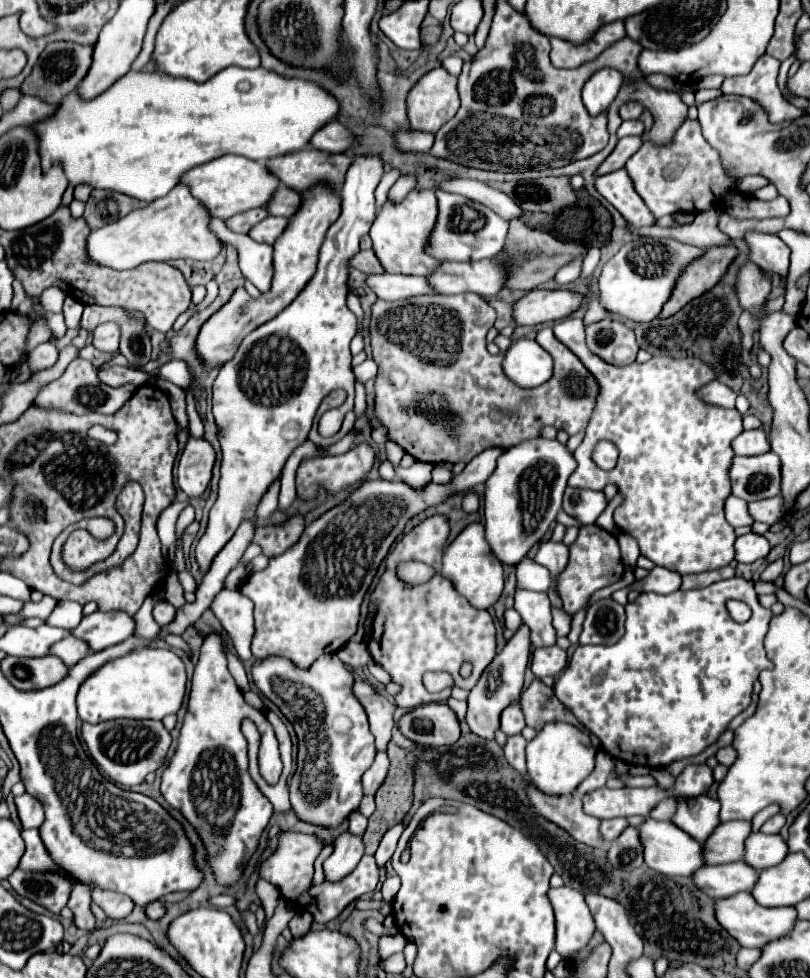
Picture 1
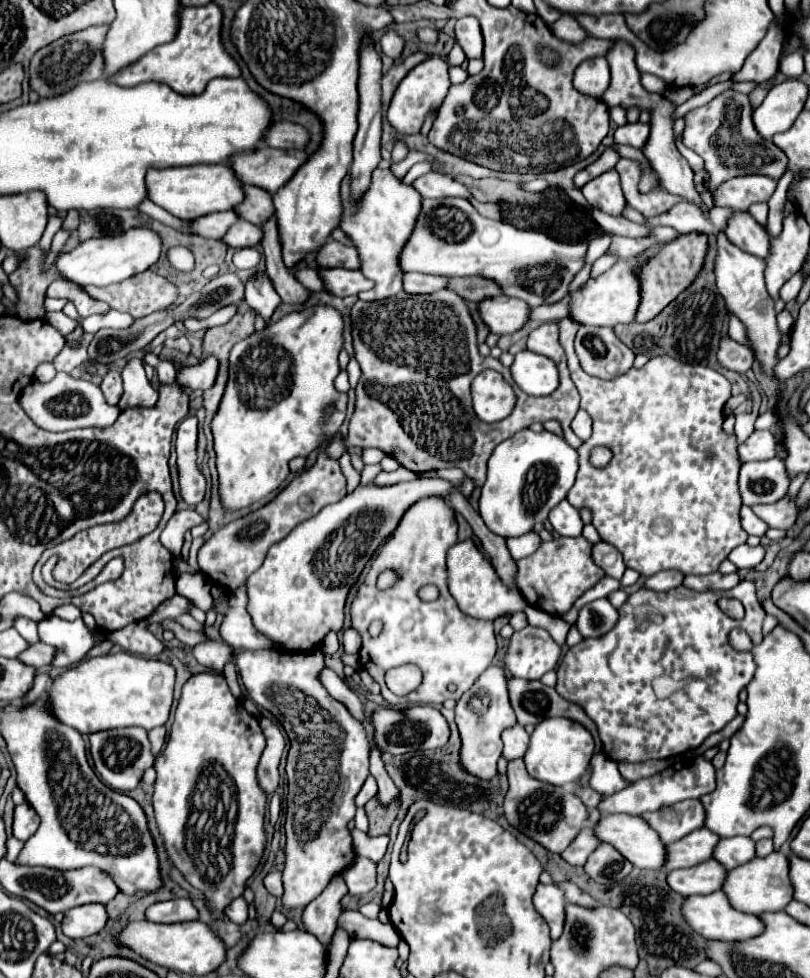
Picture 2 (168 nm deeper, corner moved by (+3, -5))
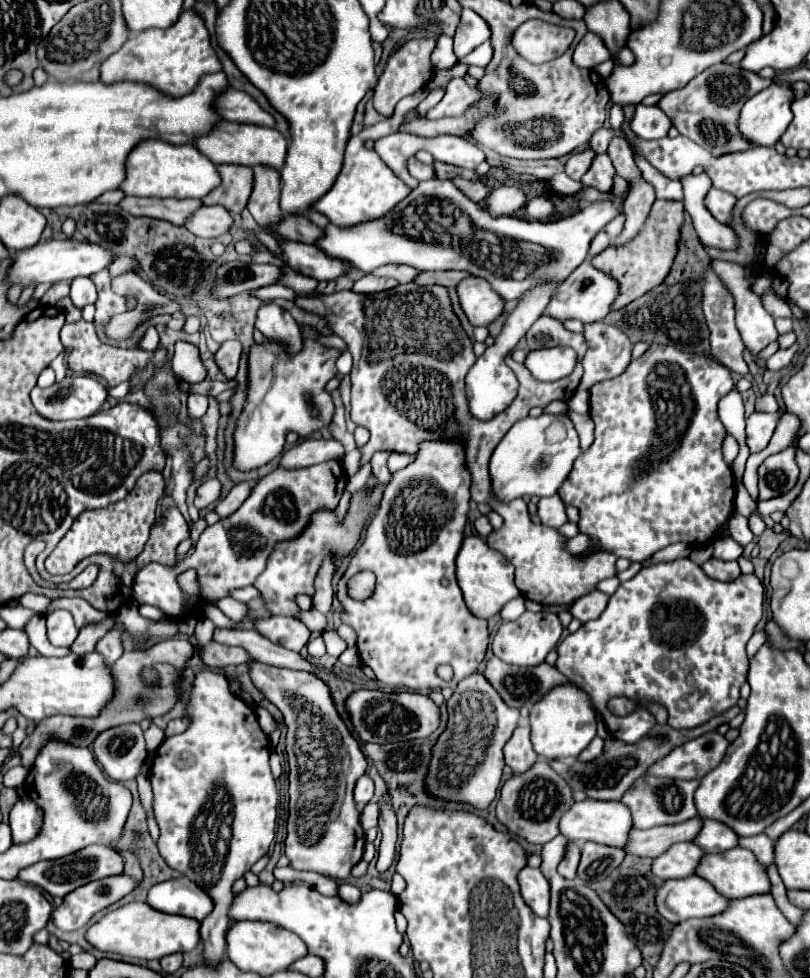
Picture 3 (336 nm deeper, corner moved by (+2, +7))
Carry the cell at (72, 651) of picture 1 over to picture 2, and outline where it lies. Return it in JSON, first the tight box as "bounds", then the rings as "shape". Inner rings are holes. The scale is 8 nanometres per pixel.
{"bounds":[18,643,54,669],"shape":[[[34,643],[18,659],[24,661],[26,665],[40,669],[40,667],[50,665],[54,661],[54,649],[52,649],[52,645],[46,645],[46,643]]]}

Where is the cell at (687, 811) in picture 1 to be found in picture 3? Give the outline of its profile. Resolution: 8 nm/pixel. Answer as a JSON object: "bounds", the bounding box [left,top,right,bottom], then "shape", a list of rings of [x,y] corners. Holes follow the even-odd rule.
{"bounds":[623,777,699,829],"shape":[[[639,777],[627,793],[623,793],[623,803],[631,809],[633,827],[635,829],[649,829],[655,825],[669,825],[669,823],[683,823],[687,819],[697,817],[697,809],[693,803],[693,793],[699,781],[671,781],[663,777]]]}

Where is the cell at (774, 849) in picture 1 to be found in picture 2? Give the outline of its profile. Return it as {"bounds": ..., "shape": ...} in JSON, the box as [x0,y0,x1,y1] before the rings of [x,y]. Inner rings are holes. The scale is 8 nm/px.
{"bounds":[714,837,756,869],"shape":[[[750,837],[722,839],[714,849],[714,859],[720,861],[726,869],[736,869],[738,865],[744,865],[756,857],[754,845],[756,843]]]}

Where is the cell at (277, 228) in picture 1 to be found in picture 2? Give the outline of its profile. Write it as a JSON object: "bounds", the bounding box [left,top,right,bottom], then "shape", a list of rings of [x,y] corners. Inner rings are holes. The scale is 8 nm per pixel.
{"bounds":[222,221,262,249],"shape":[[[238,221],[230,227],[230,231],[222,239],[226,245],[242,249],[242,247],[258,247],[262,243],[262,227],[250,225],[248,221]]]}

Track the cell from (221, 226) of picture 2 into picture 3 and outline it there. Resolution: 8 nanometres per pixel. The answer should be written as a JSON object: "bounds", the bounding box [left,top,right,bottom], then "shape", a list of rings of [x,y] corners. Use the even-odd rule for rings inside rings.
{"bounds":[119,197,201,225],"shape":[[[123,197],[119,207],[125,213],[131,213],[135,217],[151,217],[151,219],[161,219],[169,221],[173,225],[183,225],[185,219],[201,207],[201,201],[187,199],[179,201],[175,197],[159,199],[159,197]]]}

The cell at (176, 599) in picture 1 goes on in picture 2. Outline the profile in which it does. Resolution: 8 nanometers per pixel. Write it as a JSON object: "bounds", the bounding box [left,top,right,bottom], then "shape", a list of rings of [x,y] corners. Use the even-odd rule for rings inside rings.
{"bounds":[192,630,370,911],"shape":[[[210,630],[210,640],[204,641],[202,645],[196,645],[192,649],[198,663],[208,667],[210,671],[222,671],[224,663],[232,659],[236,663],[242,683],[244,683],[246,691],[250,693],[250,697],[254,699],[254,703],[268,709],[278,721],[282,721],[282,727],[286,729],[286,733],[290,737],[290,751],[288,751],[286,761],[286,779],[288,781],[286,839],[288,841],[286,841],[286,865],[284,865],[284,873],[282,873],[282,881],[284,881],[282,907],[286,911],[306,907],[310,901],[314,901],[324,891],[324,887],[328,885],[328,881],[334,875],[338,875],[342,869],[346,869],[354,861],[354,849],[352,849],[352,837],[348,831],[348,823],[352,821],[352,817],[356,813],[354,797],[368,777],[368,751],[370,751],[368,733],[366,733],[364,725],[358,723],[340,701],[330,697],[330,693],[326,693],[326,687],[318,681],[318,673],[322,673],[322,669],[326,669],[324,653],[320,649],[312,649],[302,655],[280,653],[276,649],[242,651],[242,653],[232,655],[230,647],[223,641],[219,631],[213,633]],[[340,731],[342,731],[342,735],[340,735]],[[330,749],[338,749],[338,753],[330,755]],[[332,765],[336,765],[336,769],[332,769]],[[330,773],[336,775],[336,781],[332,783],[332,785],[336,785],[334,789],[336,791],[340,789],[340,793],[342,793],[338,803],[336,803],[336,795],[332,793],[332,787],[330,787]],[[330,807],[336,807],[336,809],[330,809]]]}

